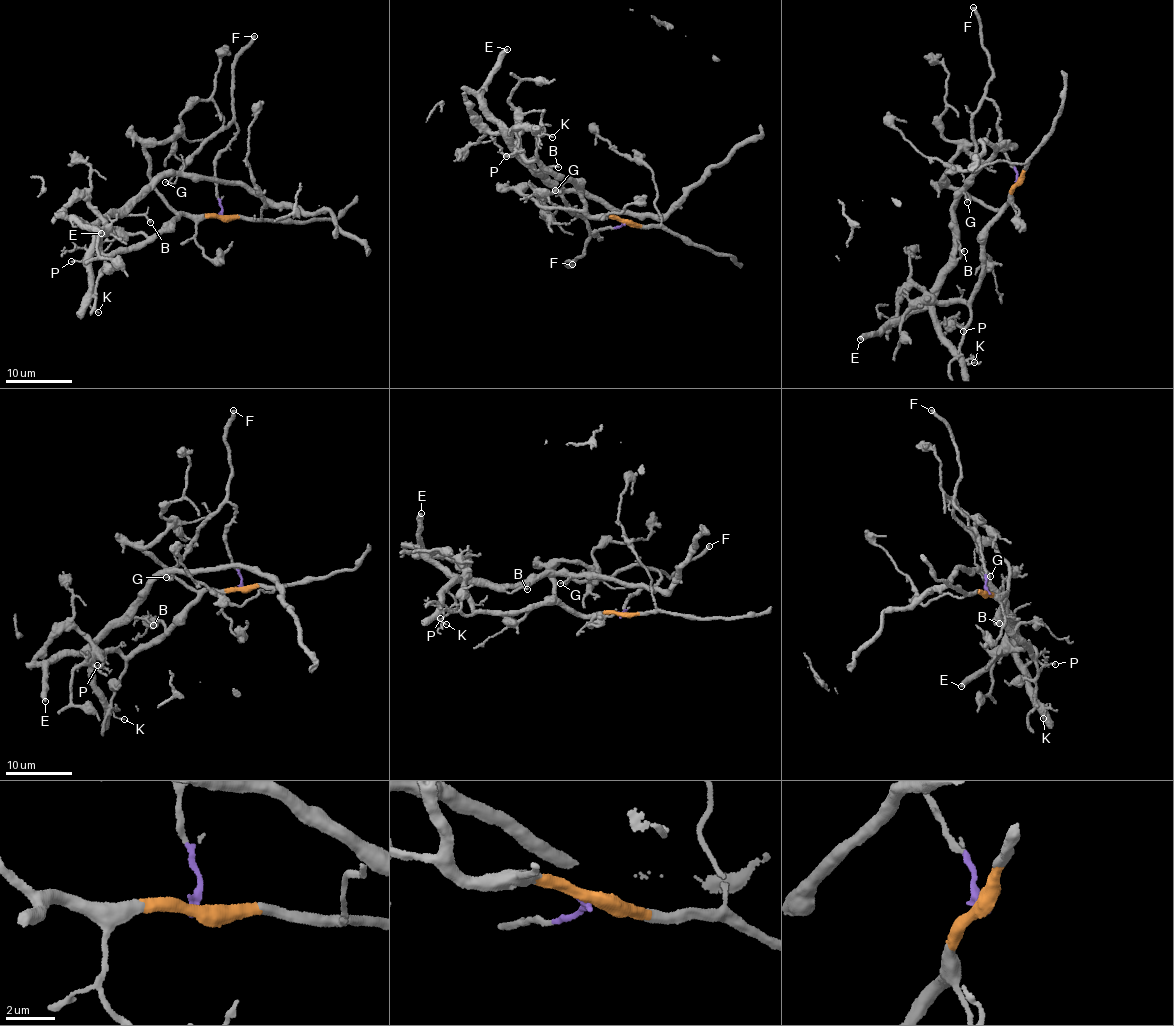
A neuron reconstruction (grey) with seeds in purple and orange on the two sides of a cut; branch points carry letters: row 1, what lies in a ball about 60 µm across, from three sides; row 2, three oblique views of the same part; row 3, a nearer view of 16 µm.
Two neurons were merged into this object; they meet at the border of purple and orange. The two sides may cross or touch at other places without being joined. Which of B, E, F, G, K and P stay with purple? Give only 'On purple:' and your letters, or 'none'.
On purple: B, E, F, G, K, P

